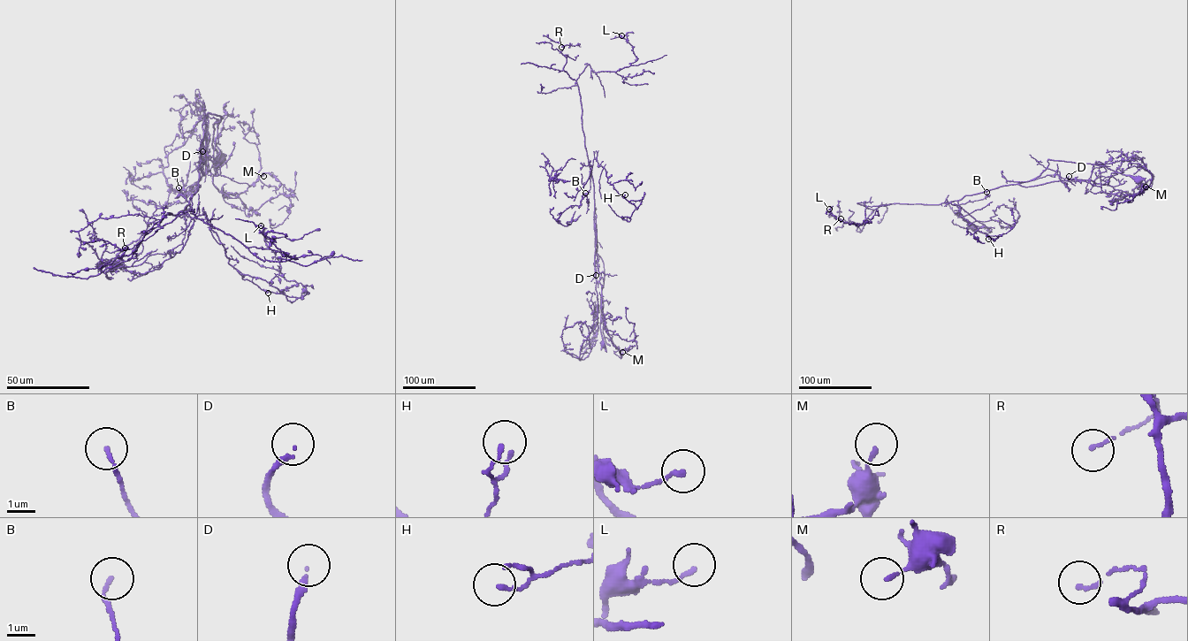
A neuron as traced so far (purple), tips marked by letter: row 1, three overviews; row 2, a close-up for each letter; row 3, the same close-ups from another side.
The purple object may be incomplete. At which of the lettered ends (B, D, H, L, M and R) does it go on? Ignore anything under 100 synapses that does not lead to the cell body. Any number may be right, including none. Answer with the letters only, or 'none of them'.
D

